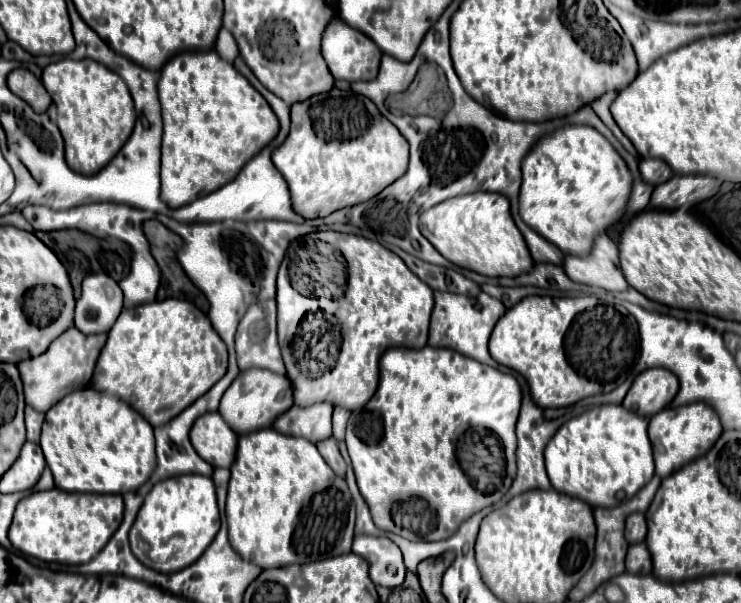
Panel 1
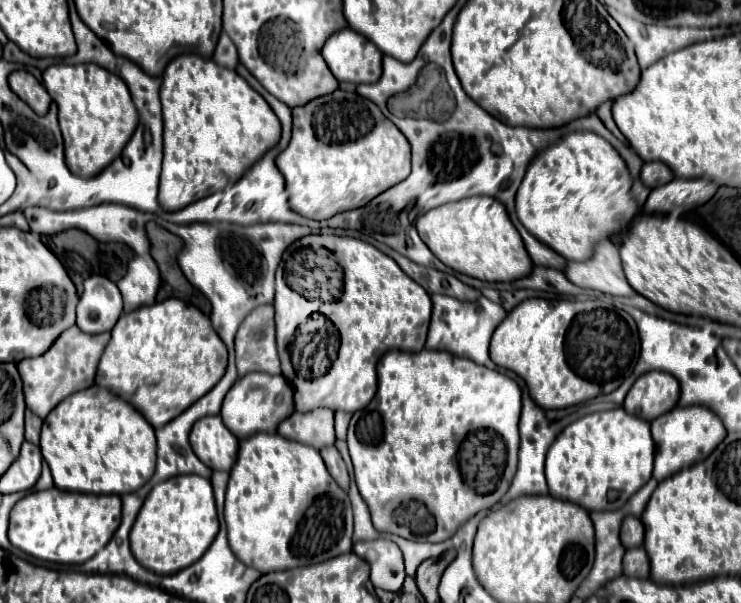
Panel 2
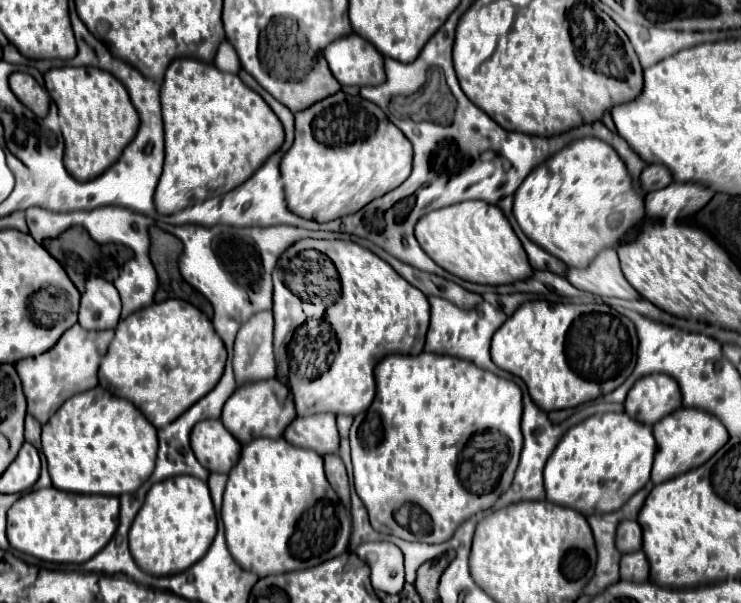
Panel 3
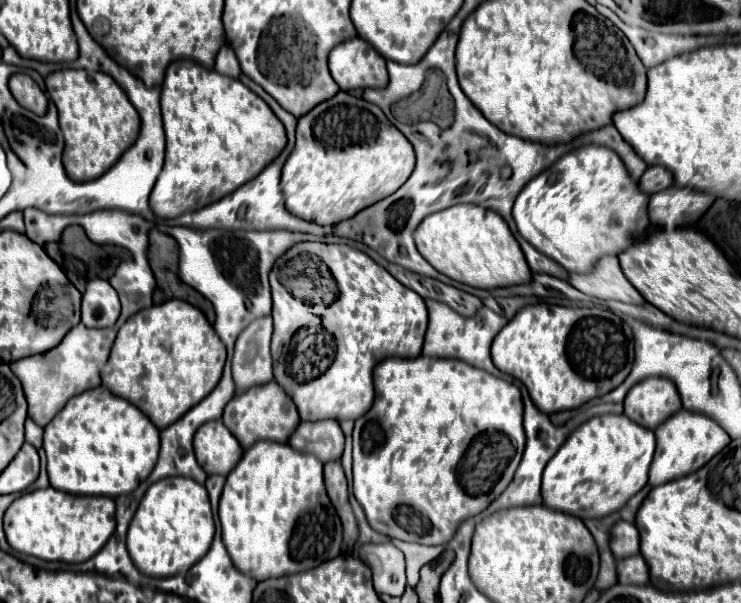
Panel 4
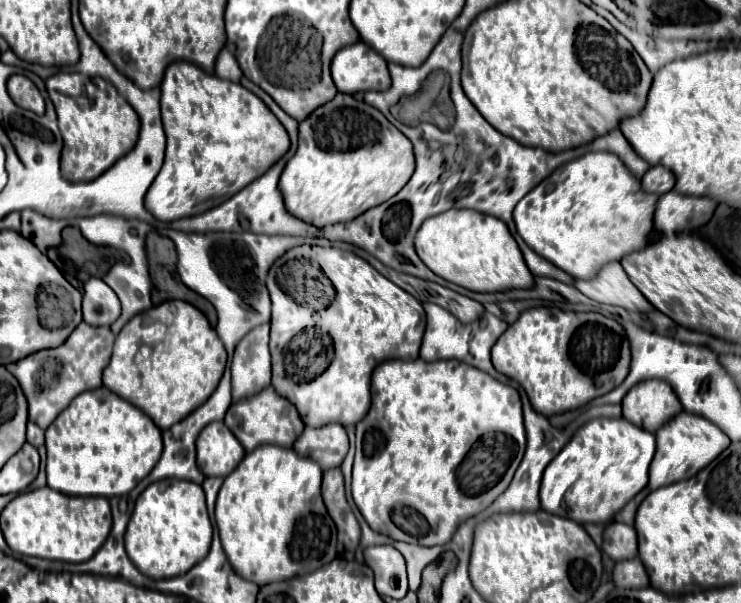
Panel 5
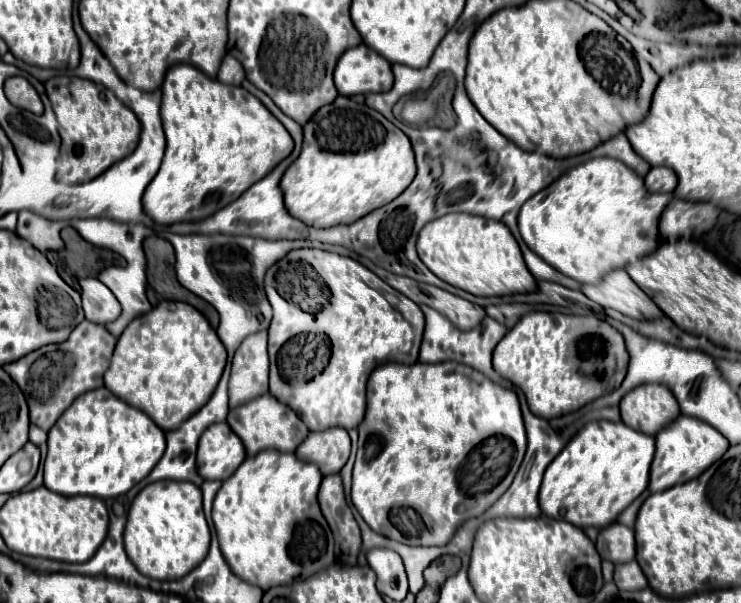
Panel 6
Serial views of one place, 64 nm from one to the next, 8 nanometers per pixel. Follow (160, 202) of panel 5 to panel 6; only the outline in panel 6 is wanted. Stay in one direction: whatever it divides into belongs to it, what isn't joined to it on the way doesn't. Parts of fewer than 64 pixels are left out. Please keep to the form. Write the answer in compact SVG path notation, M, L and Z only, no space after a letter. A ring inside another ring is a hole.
M174 64L162 84L162 124L166 132L166 154L156 178L144 192L144 212L158 224L174 224L188 220L202 220L208 214L228 206L248 186L264 178L278 162L282 162L294 148L290 134L272 118L270 110L242 86L222 84L208 78L190 64Z

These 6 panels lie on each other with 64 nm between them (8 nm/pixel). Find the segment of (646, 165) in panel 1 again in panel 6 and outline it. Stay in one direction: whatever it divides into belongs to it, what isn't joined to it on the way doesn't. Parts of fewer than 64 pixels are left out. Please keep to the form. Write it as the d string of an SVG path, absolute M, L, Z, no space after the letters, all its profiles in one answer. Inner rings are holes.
M656 166L650 168L650 172L644 176L644 184L648 192L672 192L678 184L678 178L674 170L666 166Z

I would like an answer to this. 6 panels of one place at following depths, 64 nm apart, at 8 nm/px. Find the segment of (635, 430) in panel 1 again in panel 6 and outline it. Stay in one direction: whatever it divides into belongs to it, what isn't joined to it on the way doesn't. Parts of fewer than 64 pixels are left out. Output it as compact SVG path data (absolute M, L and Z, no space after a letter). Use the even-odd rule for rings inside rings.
M610 420L590 422L566 444L566 448L552 460L552 464L544 472L544 480L540 486L540 508L546 516L572 522L574 526L580 528L584 526L604 528L616 522L616 516L646 490L652 456L654 456L652 436L634 430L624 422L610 422Z

